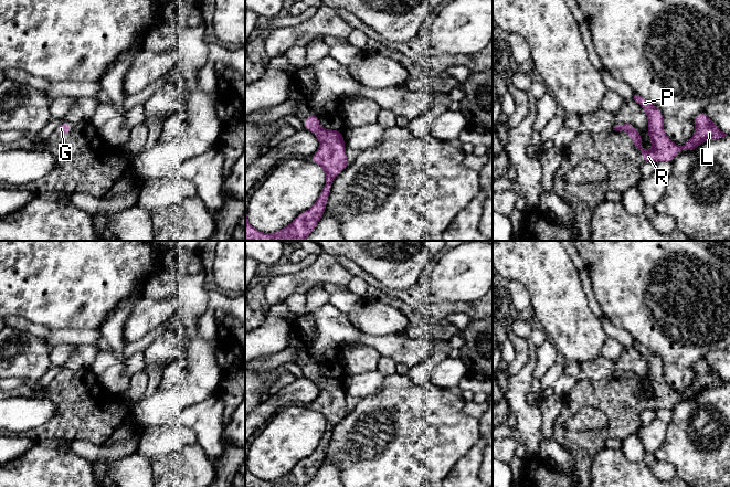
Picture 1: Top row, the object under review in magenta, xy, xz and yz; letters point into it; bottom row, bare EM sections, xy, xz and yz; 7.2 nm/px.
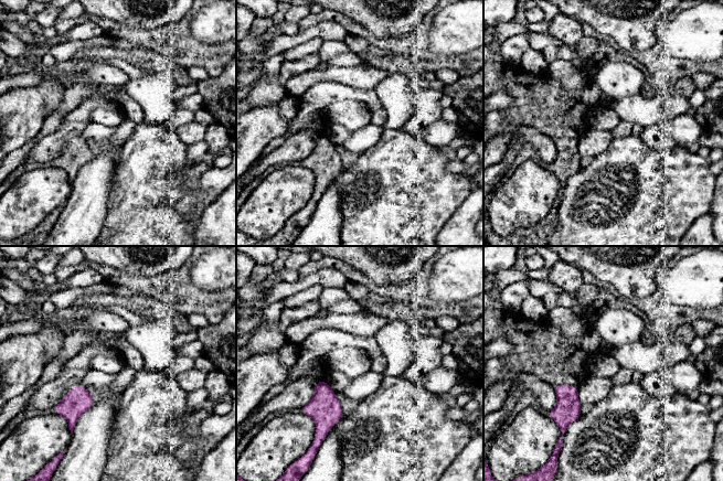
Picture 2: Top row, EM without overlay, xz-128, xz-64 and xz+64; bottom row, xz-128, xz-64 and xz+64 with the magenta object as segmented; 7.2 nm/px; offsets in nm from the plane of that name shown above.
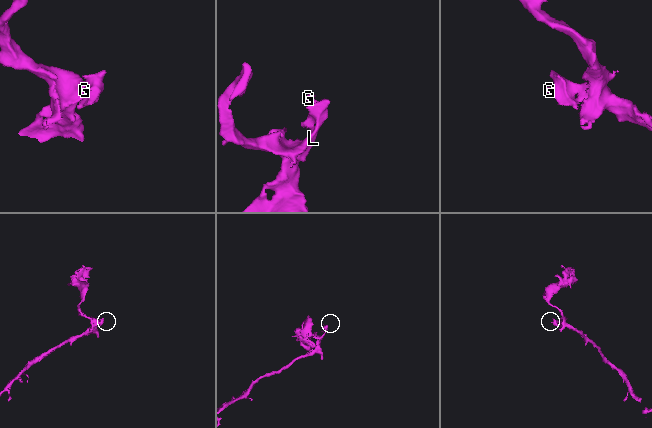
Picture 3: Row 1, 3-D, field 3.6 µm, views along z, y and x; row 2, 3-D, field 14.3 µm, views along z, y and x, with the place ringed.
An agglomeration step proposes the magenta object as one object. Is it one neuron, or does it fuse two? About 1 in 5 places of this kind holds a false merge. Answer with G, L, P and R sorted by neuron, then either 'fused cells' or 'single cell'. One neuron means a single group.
G L P R | single cell

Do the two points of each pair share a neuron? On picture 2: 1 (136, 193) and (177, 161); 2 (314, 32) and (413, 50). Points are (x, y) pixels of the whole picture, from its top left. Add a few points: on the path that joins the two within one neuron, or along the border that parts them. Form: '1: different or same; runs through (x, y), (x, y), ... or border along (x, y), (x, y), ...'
1: same; runs through (146, 183), (167, 162)
2: different; border along (325, 21), (338, 22), (349, 33)

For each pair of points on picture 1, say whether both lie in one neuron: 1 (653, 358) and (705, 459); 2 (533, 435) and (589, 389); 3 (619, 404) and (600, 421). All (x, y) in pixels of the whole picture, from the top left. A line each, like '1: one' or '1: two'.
1: two
2: two
3: two

